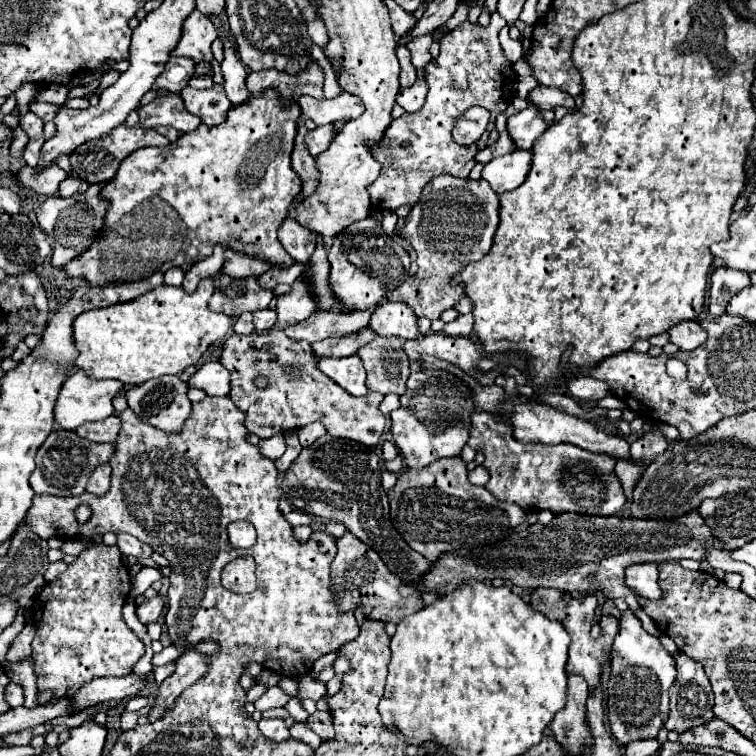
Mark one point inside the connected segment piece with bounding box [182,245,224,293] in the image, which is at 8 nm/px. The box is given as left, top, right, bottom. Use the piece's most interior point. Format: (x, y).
(211, 265)

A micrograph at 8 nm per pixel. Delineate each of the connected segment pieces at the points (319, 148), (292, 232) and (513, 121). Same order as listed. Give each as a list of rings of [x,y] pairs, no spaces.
[[[324,125],[324,127],[316,127],[314,131],[310,131],[306,135],[306,145],[312,157],[318,157],[320,153],[324,153],[328,149],[328,145],[334,141],[336,133],[332,125]]]
[[[286,217],[282,221],[278,229],[278,239],[292,259],[304,261],[304,263],[308,263],[308,257],[314,253],[314,247],[316,247],[314,233],[308,233],[308,229],[302,227],[292,217]]]
[[[528,105],[524,111],[508,117],[508,135],[518,149],[532,149],[534,141],[548,129],[548,121],[536,105]]]

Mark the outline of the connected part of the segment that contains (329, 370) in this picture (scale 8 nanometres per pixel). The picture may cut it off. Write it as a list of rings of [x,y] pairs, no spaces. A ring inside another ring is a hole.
[[[358,355],[338,357],[338,359],[336,357],[322,357],[318,365],[324,375],[328,375],[332,381],[336,381],[348,393],[352,393],[356,397],[368,393],[368,387],[364,383],[366,373],[364,373],[364,367],[362,367],[362,361]]]

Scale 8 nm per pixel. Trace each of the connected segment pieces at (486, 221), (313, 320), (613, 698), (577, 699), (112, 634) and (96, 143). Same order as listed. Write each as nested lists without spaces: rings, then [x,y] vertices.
[[[454,175],[434,177],[422,189],[420,201],[412,207],[410,215],[406,217],[406,227],[404,227],[404,235],[402,235],[412,243],[414,251],[418,253],[418,261],[416,261],[418,271],[412,277],[408,277],[398,289],[394,289],[392,295],[388,297],[388,301],[408,303],[414,307],[418,317],[438,319],[442,315],[442,311],[454,307],[464,297],[464,285],[452,285],[452,279],[470,261],[482,259],[490,251],[498,223],[500,223],[500,199],[498,199],[496,191],[492,191],[488,181],[484,181],[484,179],[476,179],[476,181],[474,179],[460,179]]]
[[[373,306],[364,311],[348,313],[318,311],[318,313],[310,315],[308,319],[286,327],[284,333],[296,341],[304,339],[308,343],[318,343],[330,335],[346,335],[367,327],[375,308],[376,306]]]
[[[624,611],[612,645],[612,673],[606,685],[610,729],[622,745],[640,739],[654,739],[658,735],[670,713],[668,689],[674,677],[674,657],[662,647],[658,637],[642,629],[642,623],[632,611]]]
[[[568,673],[568,699],[564,709],[560,709],[550,729],[560,745],[568,749],[570,755],[582,753],[588,745],[588,727],[584,725],[584,701],[588,697],[588,685],[584,677]]]
[[[96,543],[86,547],[76,561],[52,583],[42,589],[42,601],[32,607],[36,637],[32,641],[34,669],[38,675],[38,691],[50,691],[54,699],[68,693],[70,687],[82,685],[96,677],[122,677],[130,675],[136,661],[144,655],[144,643],[132,633],[122,619],[122,605],[130,593],[130,571],[116,545]]]
[[[118,125],[116,129],[112,129],[112,133],[108,133],[108,137],[100,137],[100,139],[92,139],[86,141],[84,145],[80,145],[76,151],[72,151],[70,155],[70,163],[72,163],[72,173],[88,183],[100,183],[100,181],[110,181],[120,163],[134,153],[140,147],[166,147],[170,141],[156,133],[154,129],[140,129],[140,127],[126,127],[126,125]]]

